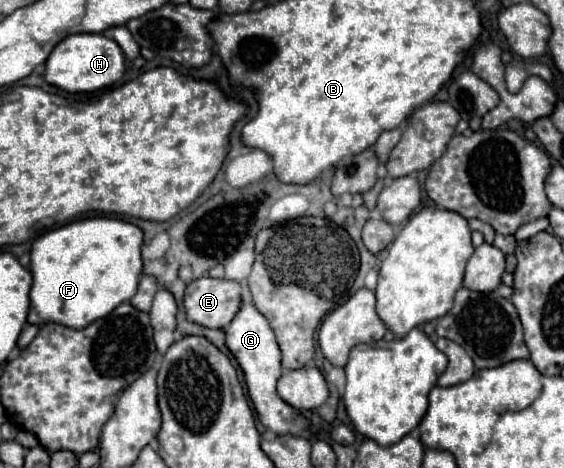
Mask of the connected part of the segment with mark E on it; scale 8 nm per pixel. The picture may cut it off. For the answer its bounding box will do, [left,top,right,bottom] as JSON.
[184,278,240,330]

